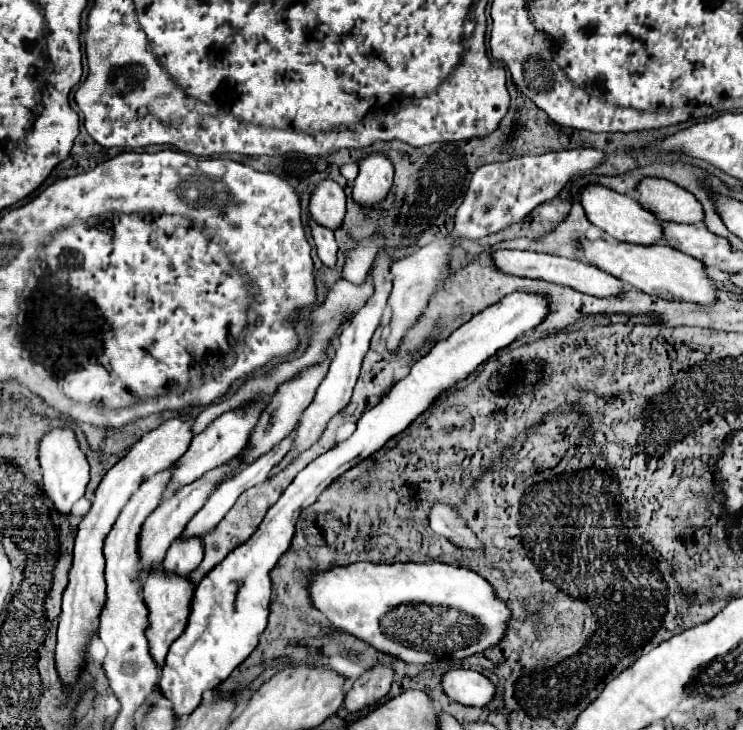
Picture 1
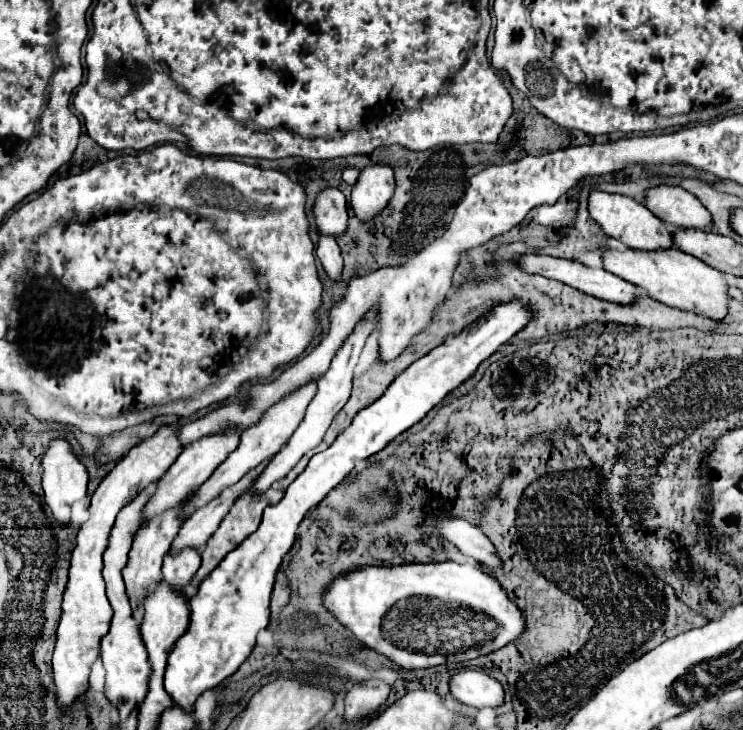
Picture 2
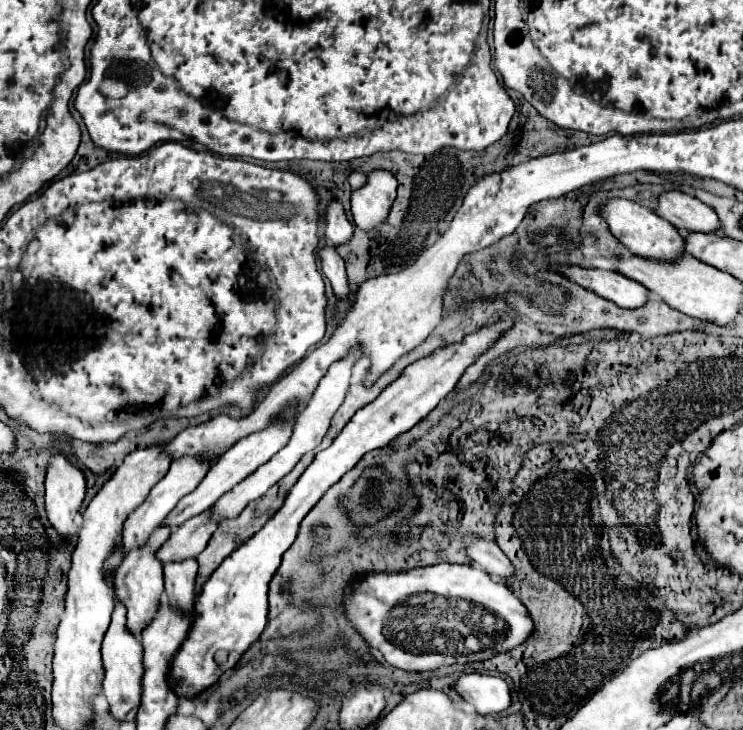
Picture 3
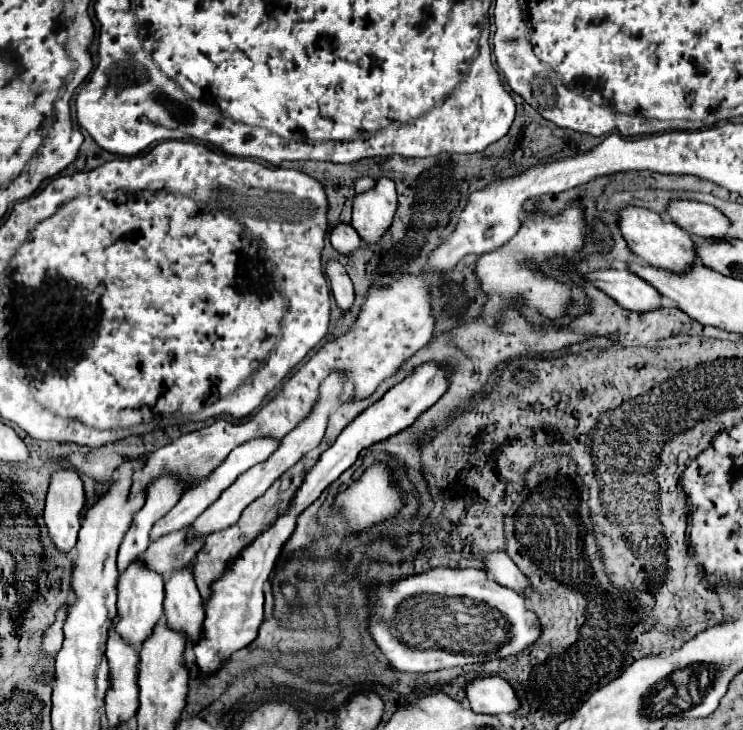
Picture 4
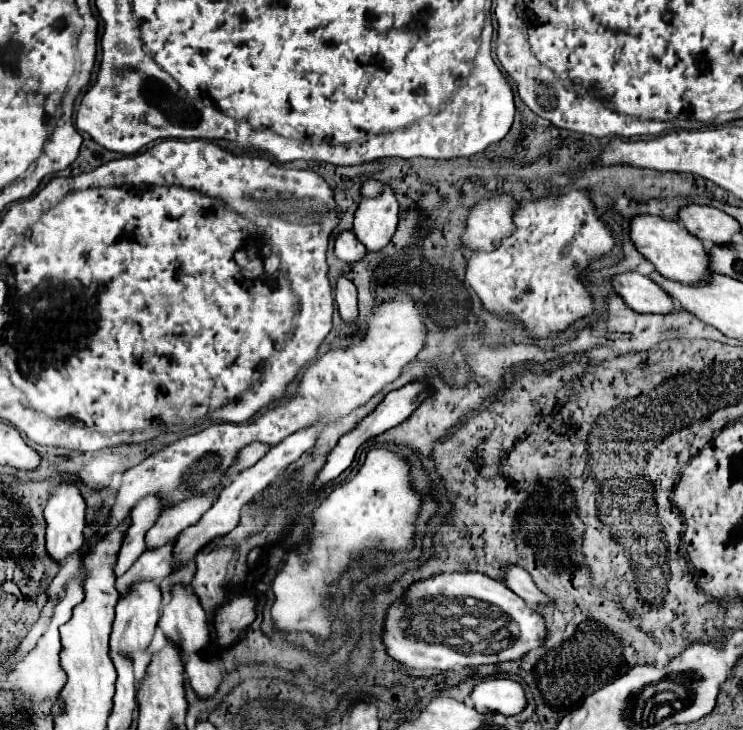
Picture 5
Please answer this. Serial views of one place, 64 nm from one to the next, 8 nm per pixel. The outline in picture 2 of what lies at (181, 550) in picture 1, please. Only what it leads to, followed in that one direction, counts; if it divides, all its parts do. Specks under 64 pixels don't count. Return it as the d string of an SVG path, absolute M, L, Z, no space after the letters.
M186 548L176 556L164 556L164 566L162 566L164 582L176 588L178 592L186 594L186 588L198 568L200 568L200 554L194 548Z

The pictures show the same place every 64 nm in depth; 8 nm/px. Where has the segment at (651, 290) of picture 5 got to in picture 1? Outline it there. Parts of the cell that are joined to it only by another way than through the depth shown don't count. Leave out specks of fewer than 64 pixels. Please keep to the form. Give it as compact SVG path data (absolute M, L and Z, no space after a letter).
M498 250L498 252L494 252L494 264L506 274L518 274L524 278L540 278L546 282L556 282L556 284L562 284L562 286L568 286L568 288L574 288L578 292L598 296L598 298L620 296L626 292L624 284L618 278L610 276L608 272L604 272L592 264L584 264L584 262L570 260L570 258L538 254L538 252L520 252L520 250Z

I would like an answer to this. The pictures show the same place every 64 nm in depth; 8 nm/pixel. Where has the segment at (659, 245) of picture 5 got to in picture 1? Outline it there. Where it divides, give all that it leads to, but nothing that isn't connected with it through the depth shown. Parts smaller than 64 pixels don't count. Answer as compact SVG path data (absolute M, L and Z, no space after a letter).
M590 184L590 186L582 188L580 200L586 210L588 220L594 226L602 228L606 234L610 234L612 238L616 238L620 242L628 242L628 244L640 244L640 246L652 246L652 244L664 242L662 222L652 212L642 208L634 198L630 198L626 194L618 194L606 186Z

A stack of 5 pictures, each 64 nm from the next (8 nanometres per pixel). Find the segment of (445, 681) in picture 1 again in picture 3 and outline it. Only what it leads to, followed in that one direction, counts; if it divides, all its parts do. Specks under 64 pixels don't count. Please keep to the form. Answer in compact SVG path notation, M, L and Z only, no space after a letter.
M464 674L456 682L456 692L480 714L500 714L512 704L506 680L488 674Z

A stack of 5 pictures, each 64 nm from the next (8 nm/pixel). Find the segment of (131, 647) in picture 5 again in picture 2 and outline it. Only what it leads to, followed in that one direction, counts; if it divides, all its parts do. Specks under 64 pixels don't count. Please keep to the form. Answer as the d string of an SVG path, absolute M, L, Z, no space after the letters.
M182 506L174 508L174 510L168 510L156 518L152 518L148 524L144 524L136 536L134 536L134 544L130 548L130 554L128 554L128 564L124 566L122 570L122 576L124 576L124 584L126 584L126 594L128 594L128 600L134 608L134 618L140 622L140 618L144 616L144 600L146 596L150 594L150 590L162 582L162 558L166 556L174 536L178 534L180 526L182 526L182 518L178 518L178 512L180 512Z

